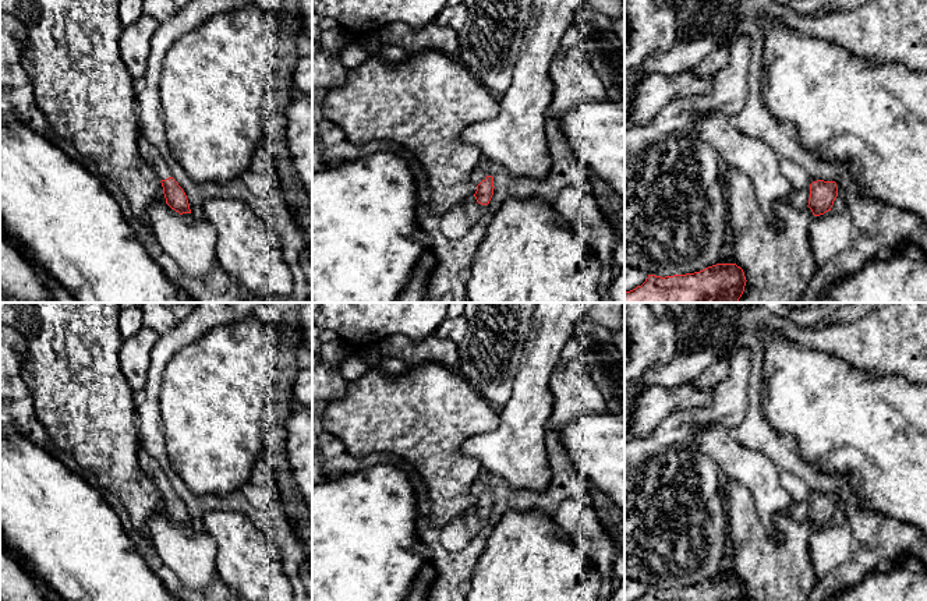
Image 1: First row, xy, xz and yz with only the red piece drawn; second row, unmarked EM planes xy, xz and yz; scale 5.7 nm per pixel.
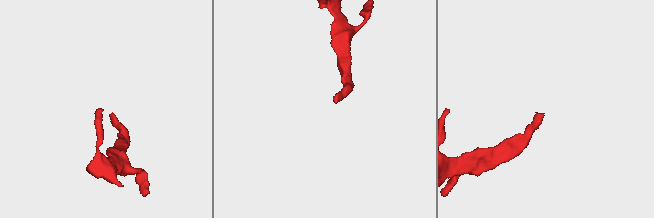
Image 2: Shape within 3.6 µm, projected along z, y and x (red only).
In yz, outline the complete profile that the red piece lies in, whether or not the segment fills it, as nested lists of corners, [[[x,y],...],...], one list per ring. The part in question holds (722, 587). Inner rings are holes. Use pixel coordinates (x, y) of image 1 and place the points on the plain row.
[[[717,576],[686,587],[648,587],[636,601],[744,601],[746,594],[743,581],[736,576]]]

